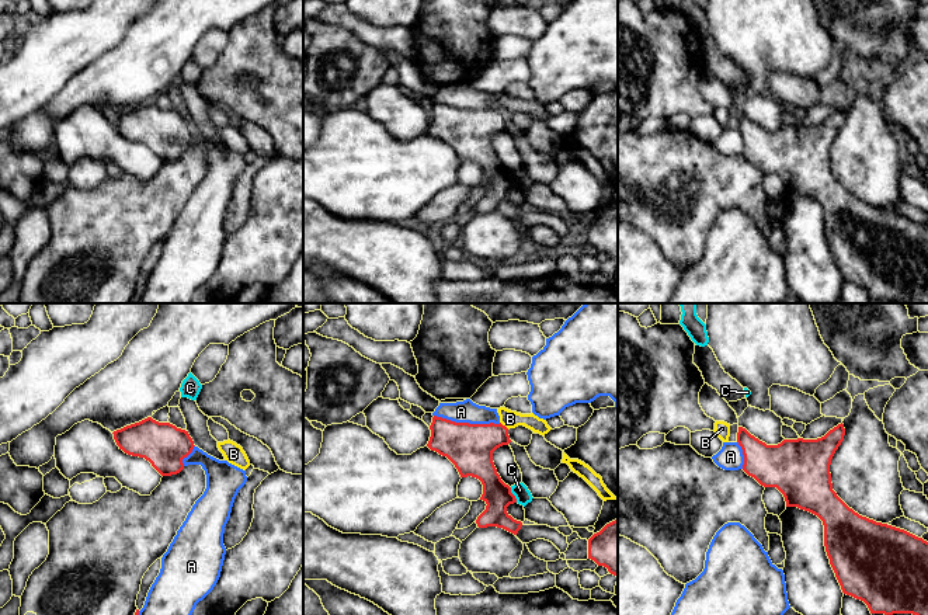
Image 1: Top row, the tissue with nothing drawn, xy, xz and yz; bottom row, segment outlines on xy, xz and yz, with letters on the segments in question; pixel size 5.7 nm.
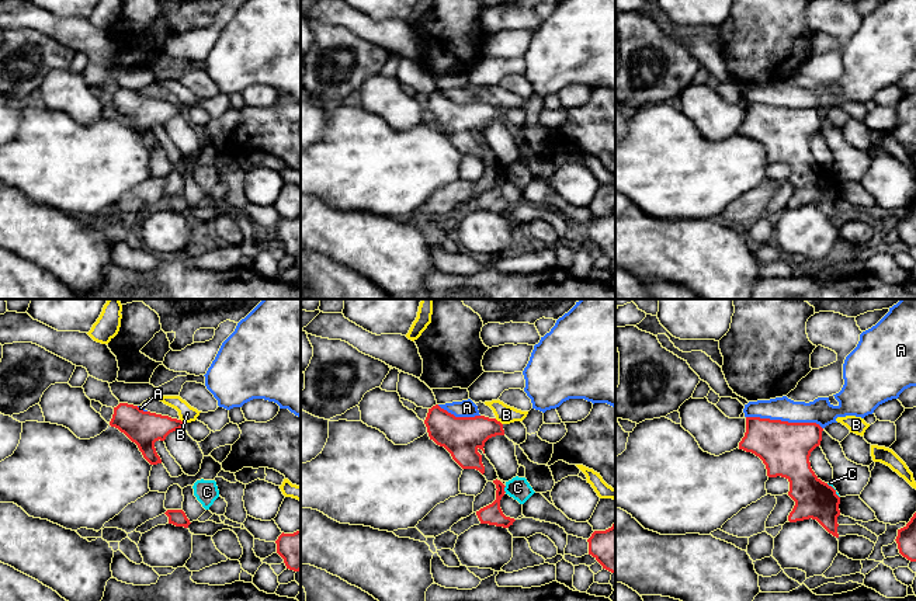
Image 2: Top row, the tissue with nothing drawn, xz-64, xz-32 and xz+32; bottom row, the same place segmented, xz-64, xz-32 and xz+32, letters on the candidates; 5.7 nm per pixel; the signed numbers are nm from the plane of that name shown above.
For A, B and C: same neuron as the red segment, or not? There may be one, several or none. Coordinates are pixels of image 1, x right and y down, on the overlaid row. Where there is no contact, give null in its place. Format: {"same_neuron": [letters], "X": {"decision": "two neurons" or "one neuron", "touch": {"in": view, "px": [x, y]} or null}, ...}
{"same_neuron": [], "A": {"decision": "two neurons", "touch": {"in": "xz", "px": [468, 423]}}, "B": {"decision": "two neurons", "touch": {"in": "xz", "px": [504, 426]}}, "C": {"decision": "two neurons", "touch": {"in": "xz", "px": [513, 494]}}}

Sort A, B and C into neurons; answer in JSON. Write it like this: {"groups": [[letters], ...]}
{"groups": [["A"], ["B"], ["C"]]}

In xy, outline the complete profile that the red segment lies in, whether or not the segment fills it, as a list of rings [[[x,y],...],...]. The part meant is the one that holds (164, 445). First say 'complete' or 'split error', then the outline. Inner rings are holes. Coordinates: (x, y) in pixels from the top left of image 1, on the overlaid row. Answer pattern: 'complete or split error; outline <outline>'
complete; outline [[[147,417],[112,432],[119,449],[145,458],[161,476],[177,475],[184,469],[183,459],[194,449],[188,431],[170,423]]]

